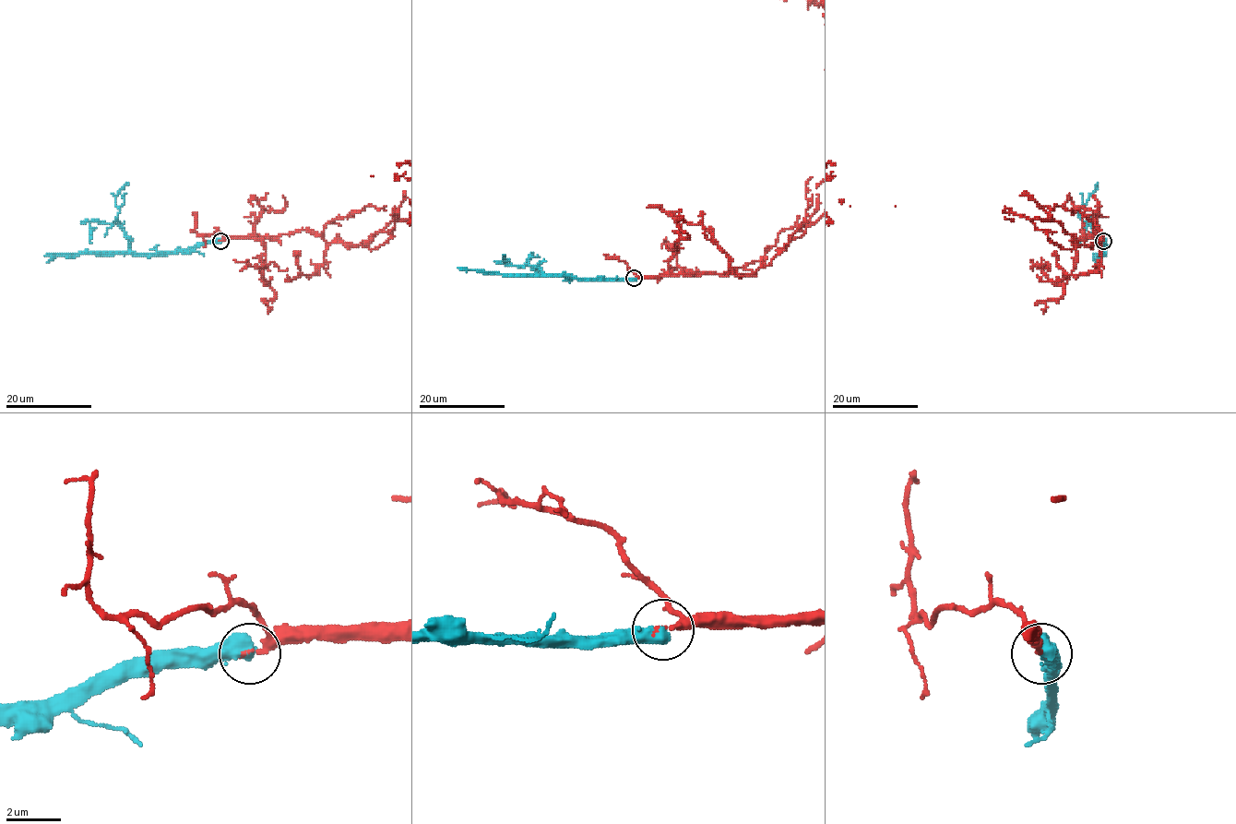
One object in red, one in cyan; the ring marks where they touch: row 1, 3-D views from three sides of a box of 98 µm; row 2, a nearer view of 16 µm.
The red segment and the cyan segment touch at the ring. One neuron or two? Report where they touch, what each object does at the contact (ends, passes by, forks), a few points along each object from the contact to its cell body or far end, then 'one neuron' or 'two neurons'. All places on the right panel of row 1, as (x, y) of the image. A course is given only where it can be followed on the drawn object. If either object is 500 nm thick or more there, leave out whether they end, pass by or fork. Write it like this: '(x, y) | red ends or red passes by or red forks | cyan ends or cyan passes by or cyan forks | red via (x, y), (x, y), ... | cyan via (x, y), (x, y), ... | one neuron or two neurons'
(1103, 241) | cyan via (1103, 241), (1105, 252), (1099, 254), (1101, 245), (1088, 221), (1079, 216), (1079, 209), (1096, 189), (1097, 183) | one neuron

